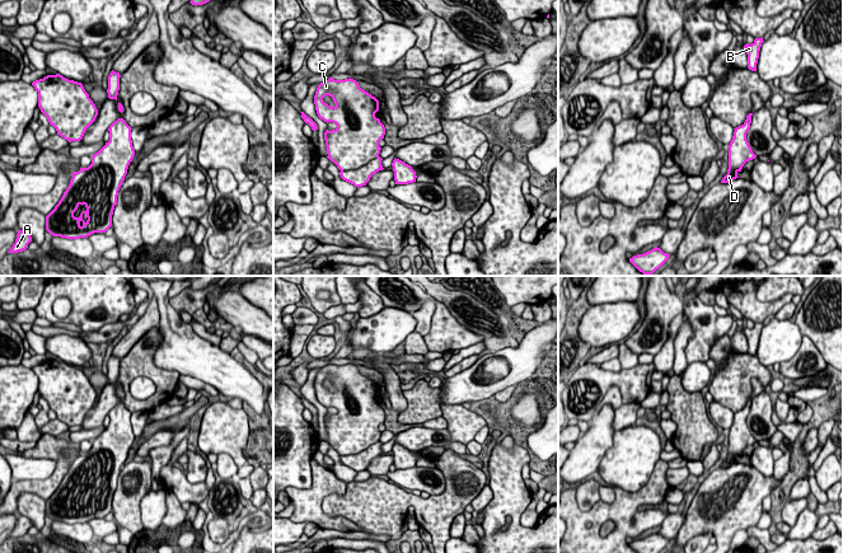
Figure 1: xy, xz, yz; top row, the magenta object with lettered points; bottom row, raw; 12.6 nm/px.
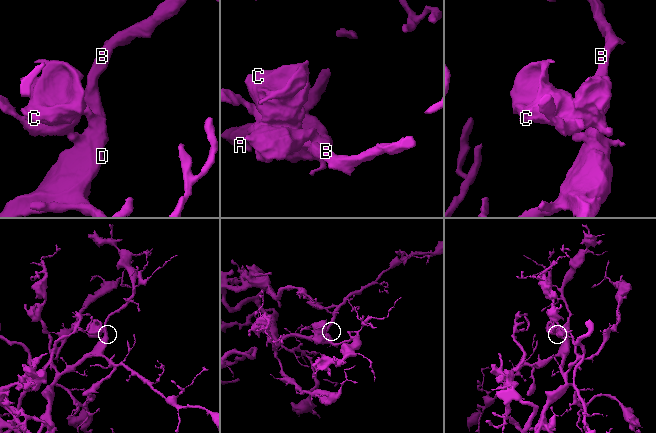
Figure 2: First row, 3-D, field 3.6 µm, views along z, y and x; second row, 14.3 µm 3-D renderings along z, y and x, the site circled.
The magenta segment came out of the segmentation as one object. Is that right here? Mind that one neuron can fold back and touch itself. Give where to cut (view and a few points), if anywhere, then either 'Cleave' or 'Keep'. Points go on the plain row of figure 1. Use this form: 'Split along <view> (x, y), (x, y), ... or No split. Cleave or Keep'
No split. Keep

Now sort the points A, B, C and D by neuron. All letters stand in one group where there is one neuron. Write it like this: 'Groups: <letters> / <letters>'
Groups: A B C D

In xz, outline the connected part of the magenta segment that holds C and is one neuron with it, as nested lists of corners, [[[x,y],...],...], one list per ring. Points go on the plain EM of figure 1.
[[[329,362],[318,370],[314,389],[320,404],[337,409],[336,414],[324,417],[327,442],[341,455],[339,460],[343,465],[357,473],[366,470],[373,459],[384,454],[383,444],[379,441],[381,435],[379,426],[384,423],[385,412],[375,402],[379,395],[379,385],[362,375],[359,367],[351,362],[345,365]]]

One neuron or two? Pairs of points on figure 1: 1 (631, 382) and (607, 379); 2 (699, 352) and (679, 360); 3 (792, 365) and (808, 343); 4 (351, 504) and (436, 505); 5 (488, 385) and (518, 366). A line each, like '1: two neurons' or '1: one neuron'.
1: one neuron
2: two neurons
3: one neuron
4: one neuron
5: one neuron

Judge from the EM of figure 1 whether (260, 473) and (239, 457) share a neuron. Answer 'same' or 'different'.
different

